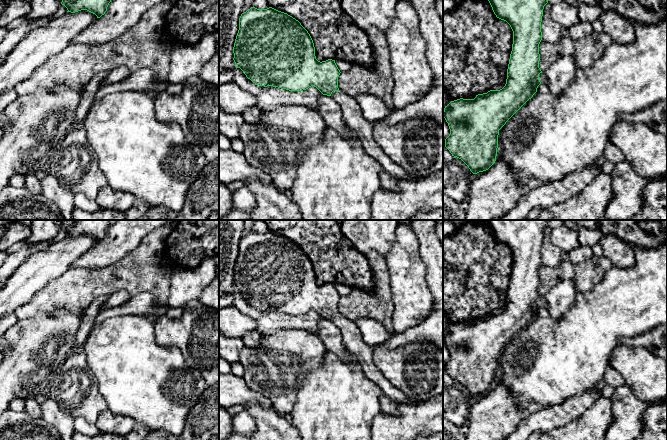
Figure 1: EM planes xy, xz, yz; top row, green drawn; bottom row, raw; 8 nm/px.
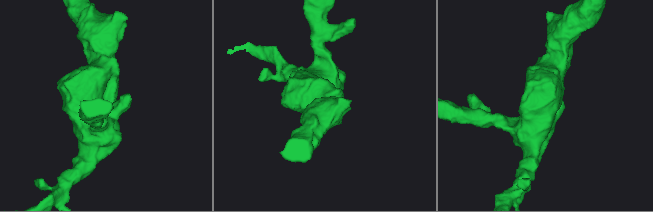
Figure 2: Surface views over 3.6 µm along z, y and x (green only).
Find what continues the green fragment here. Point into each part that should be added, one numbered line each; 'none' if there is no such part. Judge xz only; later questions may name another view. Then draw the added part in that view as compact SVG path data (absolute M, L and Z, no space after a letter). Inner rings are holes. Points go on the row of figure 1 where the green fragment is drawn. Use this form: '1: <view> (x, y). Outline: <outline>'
1: xz (352, 114). Outline: M340 90L333 91L331 97L341 107L346 125L355 132L364 151L370 157L377 160L383 170L398 181L415 181L421 179L413 177L405 172L377 145L373 138L374 122L363 116L361 108L354 97L343 93Z

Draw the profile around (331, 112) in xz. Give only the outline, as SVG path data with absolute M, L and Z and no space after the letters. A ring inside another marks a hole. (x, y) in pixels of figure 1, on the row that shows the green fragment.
M323 95L319 99L316 110L322 116L328 128L337 131L350 142L356 142L356 140L350 136L350 132L343 118L341 107L332 99L331 96Z

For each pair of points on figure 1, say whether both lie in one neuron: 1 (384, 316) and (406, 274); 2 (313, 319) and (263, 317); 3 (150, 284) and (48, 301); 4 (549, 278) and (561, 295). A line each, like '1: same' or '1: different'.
1: different
2: same
3: same
4: different

